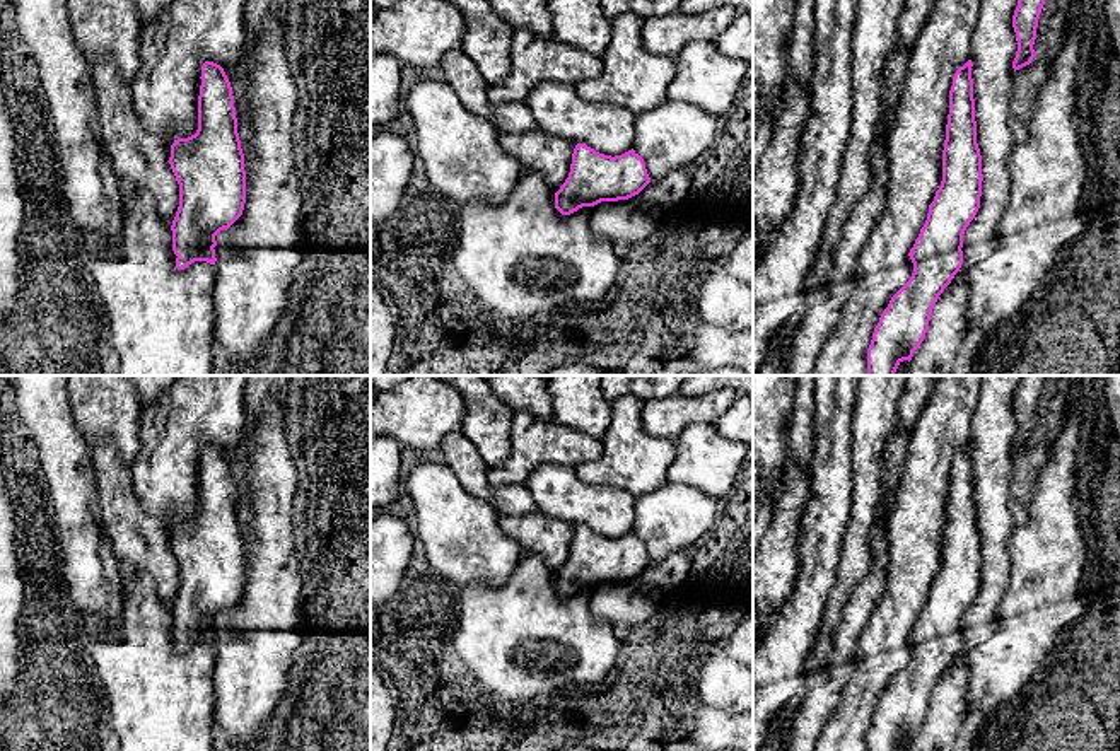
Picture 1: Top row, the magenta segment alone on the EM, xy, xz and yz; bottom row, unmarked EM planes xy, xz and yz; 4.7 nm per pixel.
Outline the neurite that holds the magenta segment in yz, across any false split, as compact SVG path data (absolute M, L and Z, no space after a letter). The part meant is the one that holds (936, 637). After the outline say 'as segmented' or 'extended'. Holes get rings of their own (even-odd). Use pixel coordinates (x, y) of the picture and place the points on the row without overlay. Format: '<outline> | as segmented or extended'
M968 442L953 459L942 563L908 635L913 655L891 679L874 710L867 751L898 751L903 742L912 742L939 678L963 647L963 616L980 591L983 563L971 449Z | as segmented

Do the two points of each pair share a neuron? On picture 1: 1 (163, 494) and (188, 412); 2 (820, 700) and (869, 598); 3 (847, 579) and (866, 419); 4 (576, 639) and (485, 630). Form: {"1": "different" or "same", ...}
{"1": "same", "2": "same", "3": "same", "4": "same"}

